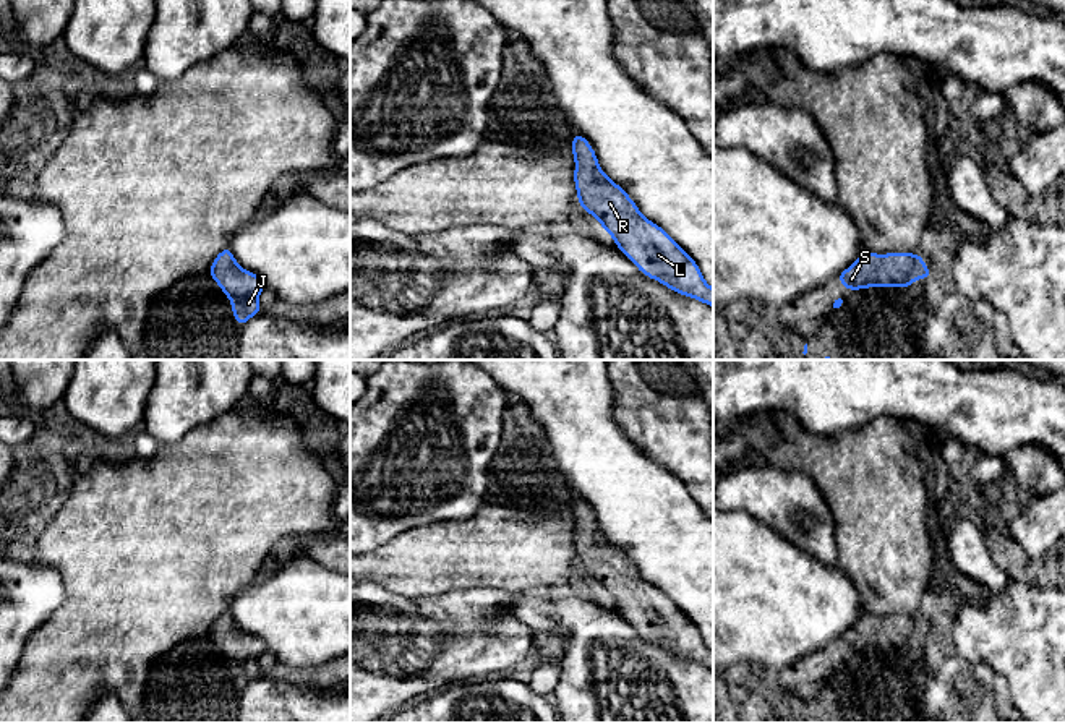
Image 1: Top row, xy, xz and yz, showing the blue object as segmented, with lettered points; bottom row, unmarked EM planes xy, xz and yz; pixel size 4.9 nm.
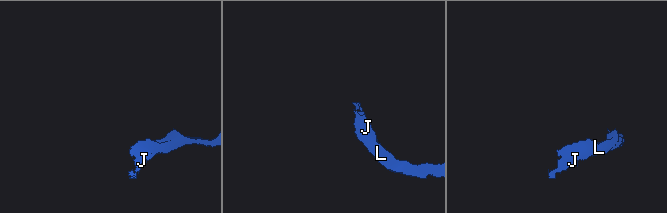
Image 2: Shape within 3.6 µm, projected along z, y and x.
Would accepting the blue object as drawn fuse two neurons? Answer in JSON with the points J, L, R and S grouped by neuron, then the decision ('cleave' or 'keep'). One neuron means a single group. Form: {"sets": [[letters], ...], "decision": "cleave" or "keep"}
{"sets": [["J", "L", "R", "S"]], "decision": "keep"}

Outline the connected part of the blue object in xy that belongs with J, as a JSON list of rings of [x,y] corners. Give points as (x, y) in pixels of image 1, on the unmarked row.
[[[230,610],[216,619],[207,635],[229,660],[235,686],[240,691],[263,674],[258,660],[266,652],[266,644],[243,632],[233,621]]]

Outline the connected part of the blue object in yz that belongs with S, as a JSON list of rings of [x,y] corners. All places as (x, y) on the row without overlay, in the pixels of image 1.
[[[862,616],[836,639],[846,653],[892,648],[908,652],[914,644],[930,640],[924,621],[916,616]]]

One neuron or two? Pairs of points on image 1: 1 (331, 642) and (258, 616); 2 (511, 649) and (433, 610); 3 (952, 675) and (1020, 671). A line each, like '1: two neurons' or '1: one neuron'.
1: one neuron
2: one neuron
3: two neurons

